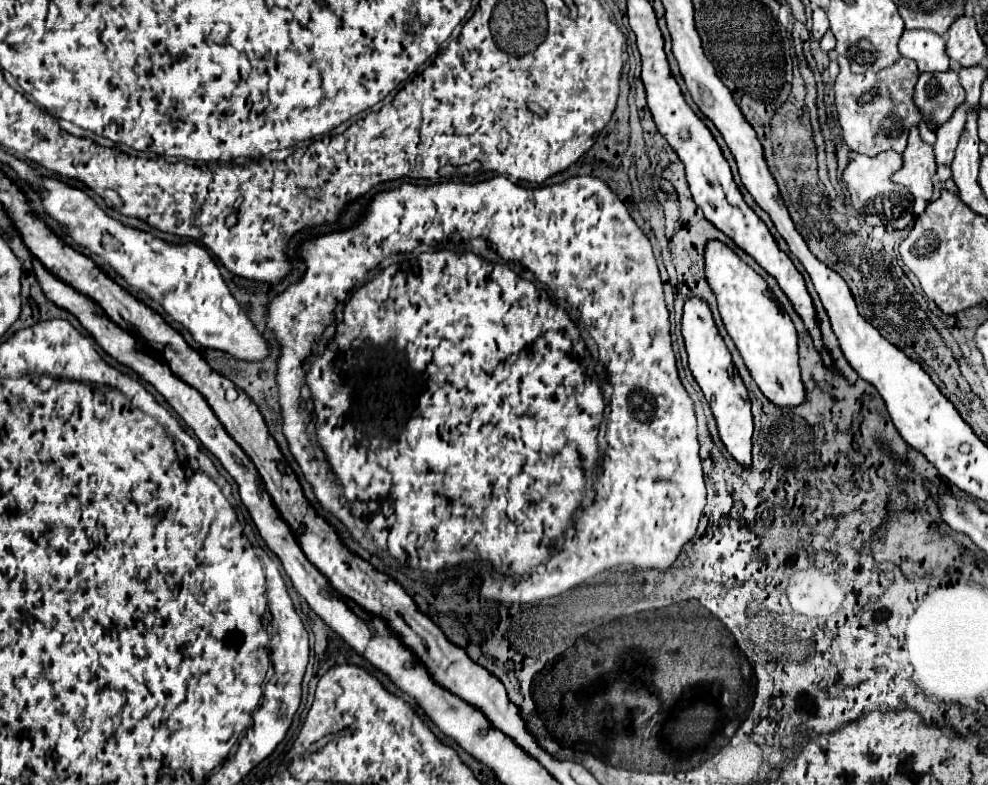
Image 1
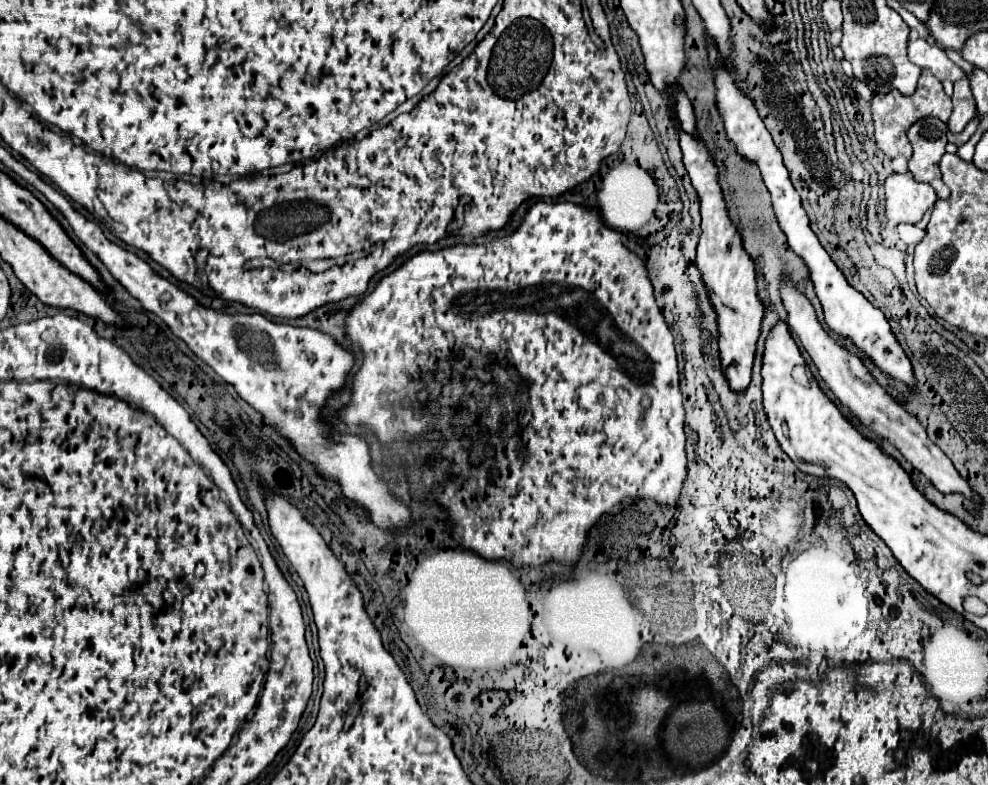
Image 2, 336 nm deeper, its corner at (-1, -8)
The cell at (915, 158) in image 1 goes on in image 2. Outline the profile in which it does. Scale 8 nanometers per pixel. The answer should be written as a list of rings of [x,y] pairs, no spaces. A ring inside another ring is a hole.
[[[924,118],[908,130],[908,138],[912,144],[912,158],[908,162],[908,170],[912,172],[914,180],[930,184],[938,198],[944,200],[950,196],[948,186],[940,178],[940,168],[938,162],[942,154],[946,152],[946,124],[936,120],[936,118]]]

